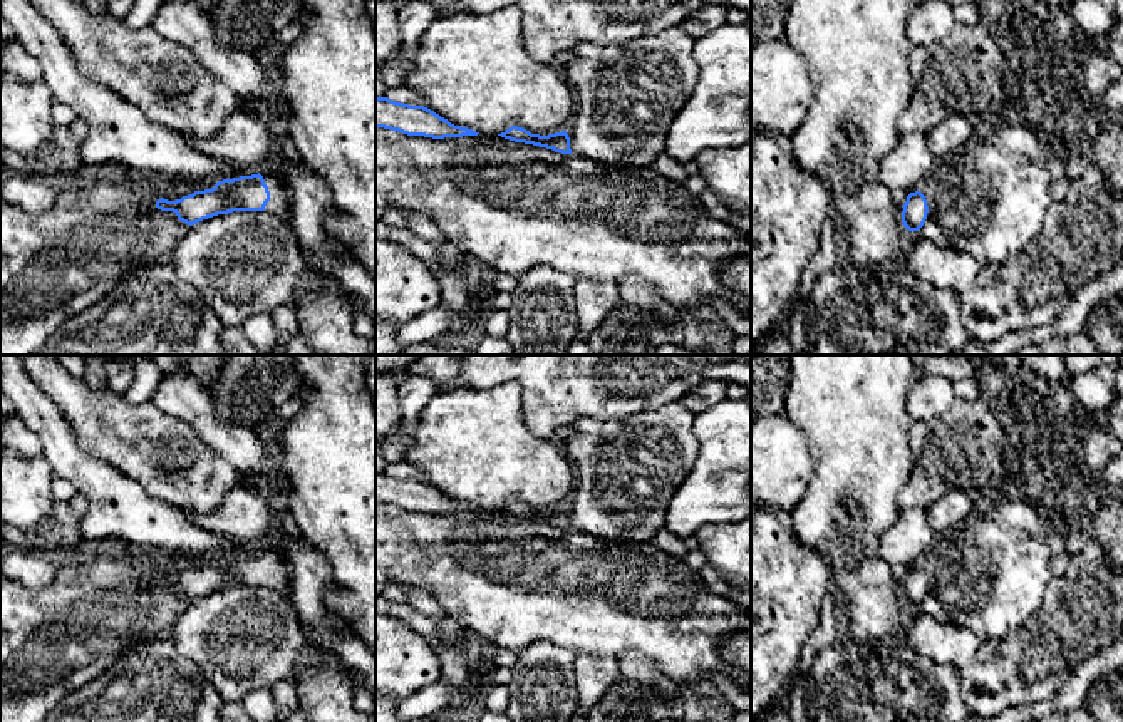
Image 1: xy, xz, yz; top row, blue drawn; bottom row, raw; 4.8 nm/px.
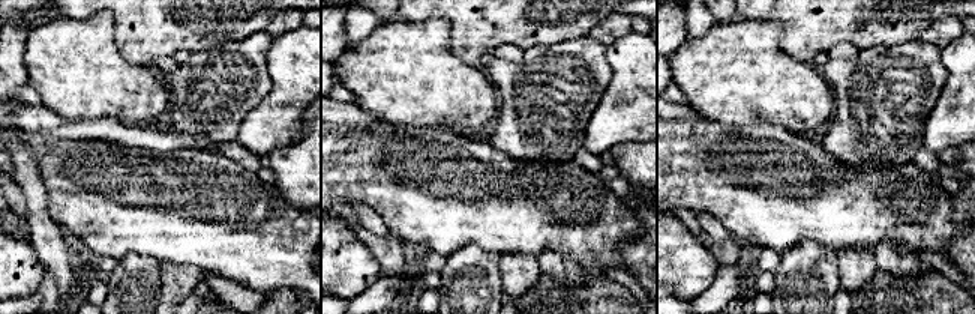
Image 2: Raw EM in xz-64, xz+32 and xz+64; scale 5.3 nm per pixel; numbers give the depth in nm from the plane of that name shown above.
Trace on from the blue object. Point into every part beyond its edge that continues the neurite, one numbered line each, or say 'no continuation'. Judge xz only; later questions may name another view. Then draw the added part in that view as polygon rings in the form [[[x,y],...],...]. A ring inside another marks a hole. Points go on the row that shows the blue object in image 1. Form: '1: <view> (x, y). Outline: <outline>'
no continuation

